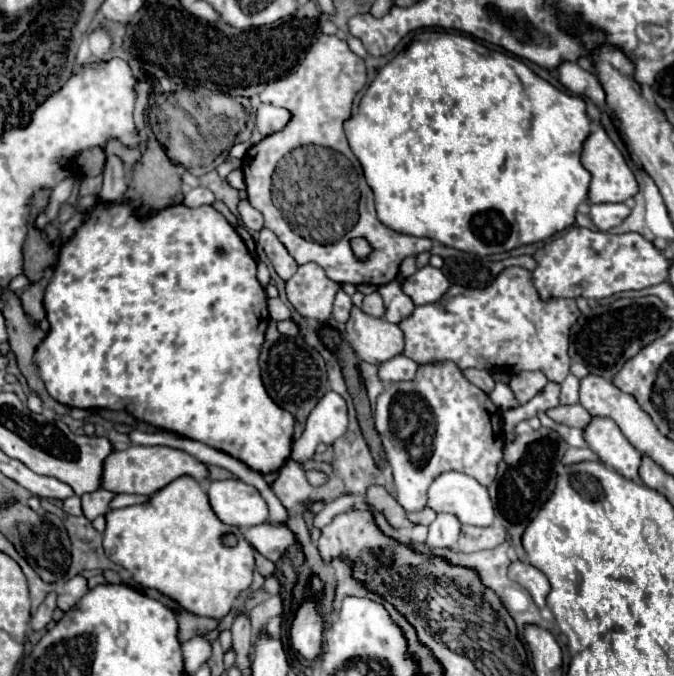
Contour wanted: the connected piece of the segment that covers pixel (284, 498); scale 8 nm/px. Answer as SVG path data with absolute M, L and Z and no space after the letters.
M291 459L279 469L279 475L271 483L271 489L279 497L285 509L305 503L313 493L313 487L309 485L305 471Z

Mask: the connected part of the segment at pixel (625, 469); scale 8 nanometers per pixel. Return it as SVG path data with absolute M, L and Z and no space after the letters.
M591 417L587 427L583 427L583 439L605 465L619 471L625 479L637 479L641 453L623 437L615 421L609 417Z

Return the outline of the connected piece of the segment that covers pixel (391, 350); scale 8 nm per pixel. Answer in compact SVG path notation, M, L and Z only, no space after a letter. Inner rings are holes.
M353 307L351 319L347 321L347 339L349 339L351 347L355 349L355 353L367 363L379 365L379 363L383 363L387 359L393 359L395 355L403 353L403 331L399 329L399 325L389 323L381 317L371 317L357 307Z

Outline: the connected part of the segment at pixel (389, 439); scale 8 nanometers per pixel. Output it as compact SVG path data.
M435 361L419 365L413 381L399 381L387 385L379 395L375 407L375 427L381 435L389 465L395 479L397 501L407 511L419 511L427 505L427 489L435 477L445 471L459 471L471 475L481 485L491 485L497 473L499 457L503 457L503 423L499 409L491 403L487 393L469 383L453 361Z

